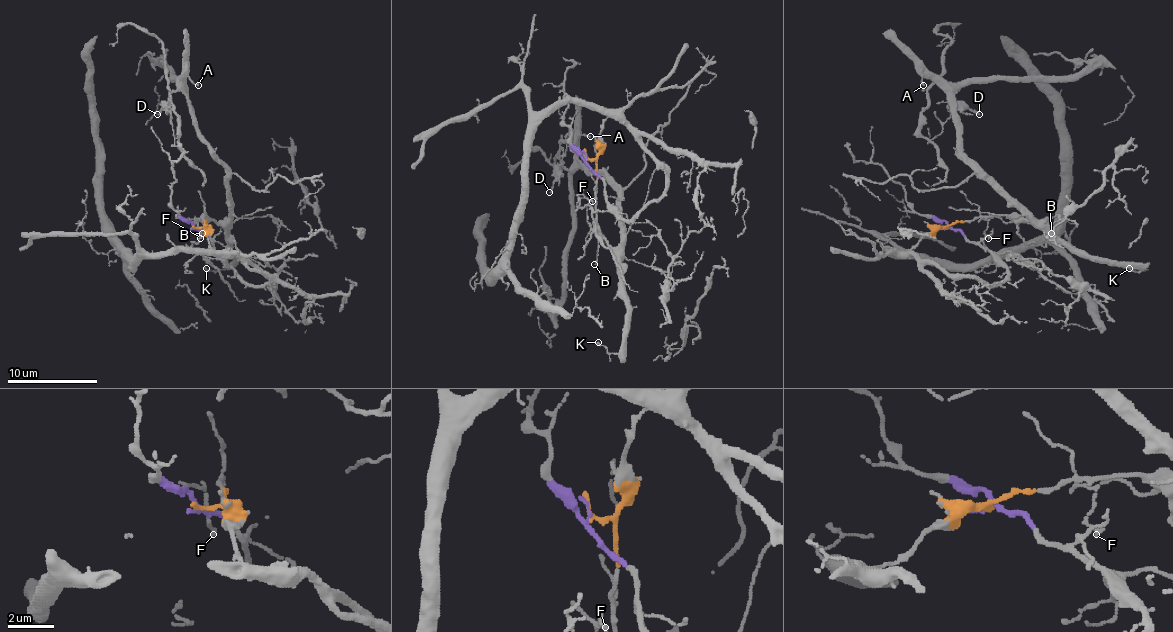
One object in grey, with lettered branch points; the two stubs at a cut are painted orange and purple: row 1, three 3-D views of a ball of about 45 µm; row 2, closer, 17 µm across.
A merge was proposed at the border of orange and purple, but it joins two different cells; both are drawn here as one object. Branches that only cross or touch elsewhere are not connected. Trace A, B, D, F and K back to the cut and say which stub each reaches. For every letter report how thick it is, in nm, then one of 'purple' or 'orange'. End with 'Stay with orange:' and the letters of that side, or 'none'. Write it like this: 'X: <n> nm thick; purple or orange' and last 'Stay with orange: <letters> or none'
A: 140 nm thick; orange
B: 100 nm thick; orange
D: 160 nm thick; orange
F: 160 nm thick; orange
K: 130 nm thick; orange
Stay with orange: A, B, D, F, K

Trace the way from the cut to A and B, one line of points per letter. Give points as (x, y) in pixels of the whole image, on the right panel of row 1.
A: (941, 230), (1016, 216), (1034, 223), (962, 146), (955, 108), (946, 92), (926, 77), (923, 86)
B: (941, 230), (955, 223), (989, 216), (1020, 216), (1038, 223), (1052, 234)

